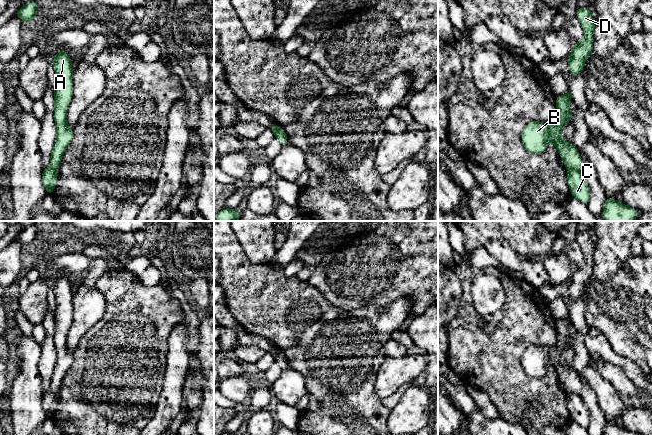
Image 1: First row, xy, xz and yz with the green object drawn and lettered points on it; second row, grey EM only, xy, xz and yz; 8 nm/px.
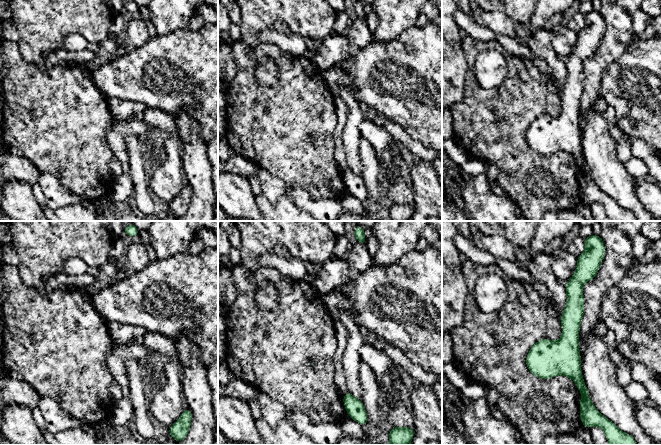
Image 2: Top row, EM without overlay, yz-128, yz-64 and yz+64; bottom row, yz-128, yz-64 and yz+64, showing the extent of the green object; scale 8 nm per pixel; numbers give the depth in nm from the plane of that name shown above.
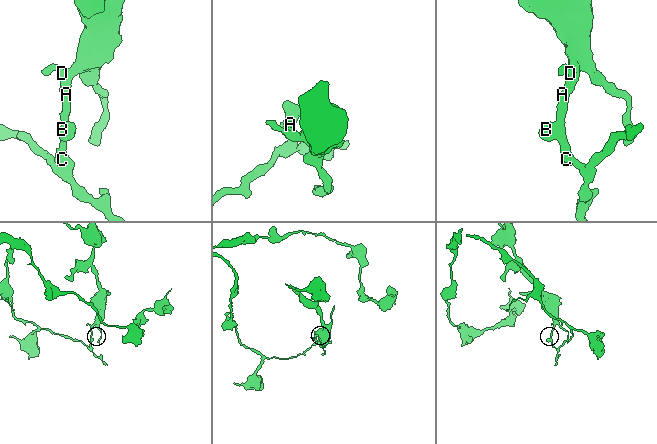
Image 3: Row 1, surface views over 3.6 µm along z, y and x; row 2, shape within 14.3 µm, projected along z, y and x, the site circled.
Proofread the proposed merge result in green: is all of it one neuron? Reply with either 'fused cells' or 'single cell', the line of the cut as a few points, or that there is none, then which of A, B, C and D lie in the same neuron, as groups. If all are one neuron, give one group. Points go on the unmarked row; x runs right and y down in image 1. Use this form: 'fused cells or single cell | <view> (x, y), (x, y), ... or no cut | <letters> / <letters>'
fused cells | yz (567, 392), (575, 392), (579, 395) | A B D / C

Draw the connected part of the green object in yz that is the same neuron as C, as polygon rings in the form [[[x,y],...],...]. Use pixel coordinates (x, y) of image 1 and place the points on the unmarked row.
[[[569,392],[567,393],[567,403],[571,420],[587,429],[590,424],[590,413],[581,396]]]

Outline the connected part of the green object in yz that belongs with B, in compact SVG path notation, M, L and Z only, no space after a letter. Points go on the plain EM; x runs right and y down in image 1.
M570 314L567 318L556 321L557 343L553 348L531 345L522 355L522 367L527 375L542 378L546 375L547 368L552 365L558 374L560 382L567 393L581 395L582 383L573 367L562 363L561 356L571 344L570 323L573 319Z

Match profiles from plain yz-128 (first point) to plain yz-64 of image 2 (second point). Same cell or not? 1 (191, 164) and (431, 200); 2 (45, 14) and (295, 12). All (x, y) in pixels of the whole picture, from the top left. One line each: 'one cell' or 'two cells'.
1: one cell
2: one cell

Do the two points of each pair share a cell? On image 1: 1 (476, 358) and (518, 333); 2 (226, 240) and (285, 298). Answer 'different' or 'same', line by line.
1: same
2: same

